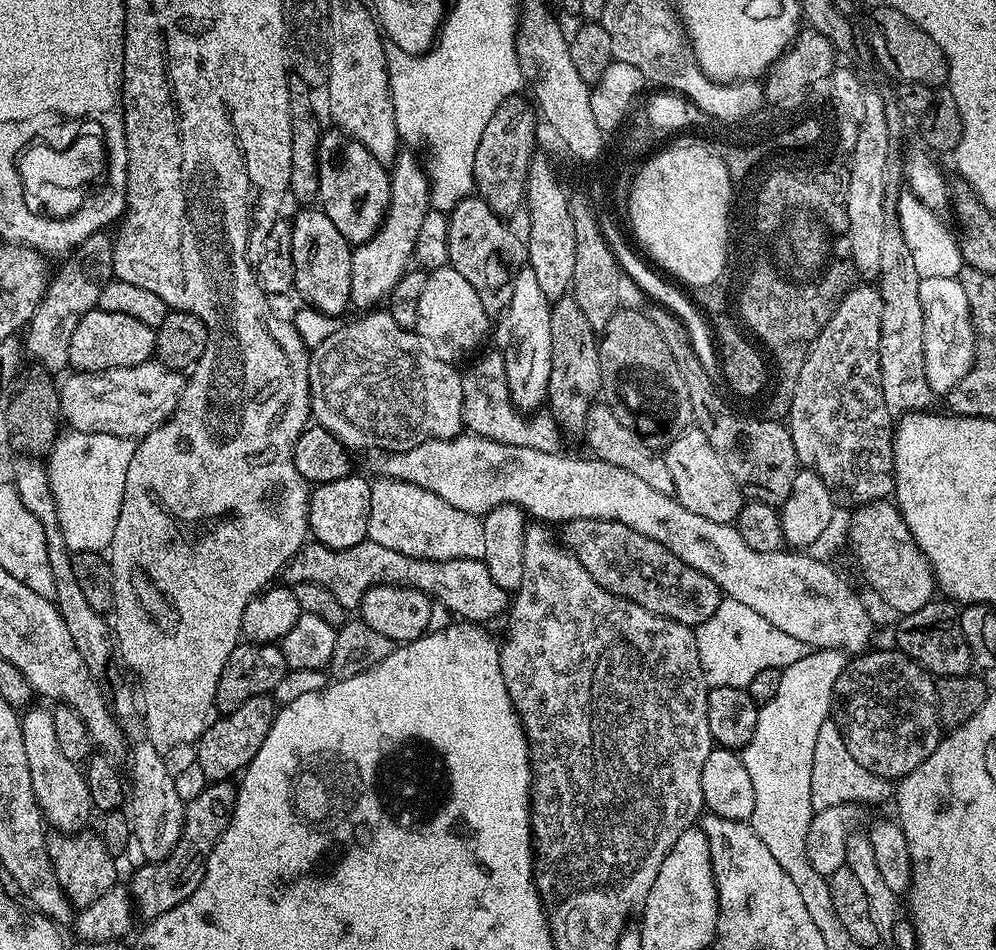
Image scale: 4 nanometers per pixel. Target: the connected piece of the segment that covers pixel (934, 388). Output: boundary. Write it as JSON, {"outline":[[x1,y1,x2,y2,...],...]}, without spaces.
{"outline":[[957,277,921,279,918,286,918,298,922,302,922,350,926,360,926,382,933,394,946,394,972,368,976,353,976,331,972,325,970,302,966,302,966,290,962,290]]}

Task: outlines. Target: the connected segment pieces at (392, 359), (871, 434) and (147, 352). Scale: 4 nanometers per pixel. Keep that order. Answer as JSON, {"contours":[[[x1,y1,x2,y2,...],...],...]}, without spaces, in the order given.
{"contours":[[[372,310,361,316,364,316,361,320,350,321,345,328,330,333,317,348,311,349,308,357,308,395,311,419,319,427,330,430,330,434,334,434,345,446,352,446,355,440,361,440,368,448,380,448,381,453,405,452,427,440,453,440,456,436,461,435,464,428,461,373,455,372,456,368,452,364,440,362,438,359,428,356,424,349,424,342,417,336,417,333,398,326,398,322,394,322,394,318,387,310]],[[868,282,857,283,842,298,830,322,822,326,812,349,802,362,796,383,791,385,792,405,788,408,786,427,792,434,796,459,805,469,815,472,830,490,837,505,859,506,893,495,894,474,894,416,882,398,880,381,880,331,882,330,882,298,879,287]],[[96,307,88,312,82,322,78,322,70,337,69,365,78,372,101,372,115,368,129,368,145,364,156,354,156,330,138,322,138,318,129,318,126,314,110,314,110,310]]]}

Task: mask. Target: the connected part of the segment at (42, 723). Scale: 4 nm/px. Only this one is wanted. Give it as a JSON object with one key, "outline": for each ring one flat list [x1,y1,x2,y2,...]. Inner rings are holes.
{"outline":[[29,707,21,715,22,742,26,746,26,759,30,761,30,778,34,782,34,798,40,807,45,821,56,827,60,834,75,834,85,827,88,815,93,815,94,809,90,790,86,786,81,765,74,760,68,760,66,754,58,746,58,734,54,730,54,718,46,707]]}

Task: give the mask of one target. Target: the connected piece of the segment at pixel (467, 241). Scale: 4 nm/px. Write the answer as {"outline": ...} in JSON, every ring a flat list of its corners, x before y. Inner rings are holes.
{"outline":[[473,194,465,198,461,204,454,206,452,211,447,213,448,217,448,264,454,270,458,270,474,290,478,292,479,301,486,310,489,318,499,317,500,313,505,312,512,297,512,278,514,269,523,265,526,260,526,244,520,240,507,228,505,221,486,201,480,199,479,195]]}

